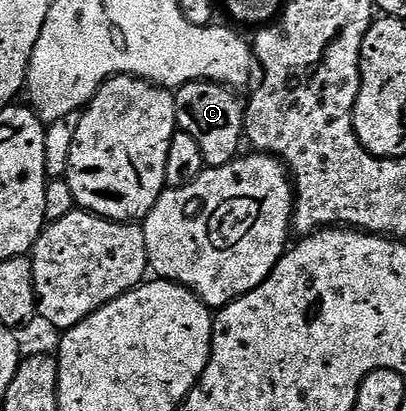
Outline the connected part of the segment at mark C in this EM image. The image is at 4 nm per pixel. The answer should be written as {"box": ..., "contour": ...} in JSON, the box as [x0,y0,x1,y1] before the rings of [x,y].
{"box":[173,81,245,169],"contour":[[[192,81],[180,85],[173,93],[177,128],[180,132],[191,135],[195,143],[199,143],[199,151],[203,151],[203,159],[210,169],[218,169],[237,160],[242,152],[245,110],[242,102],[237,102],[236,96],[238,94],[232,88],[218,85],[215,81]]]}

